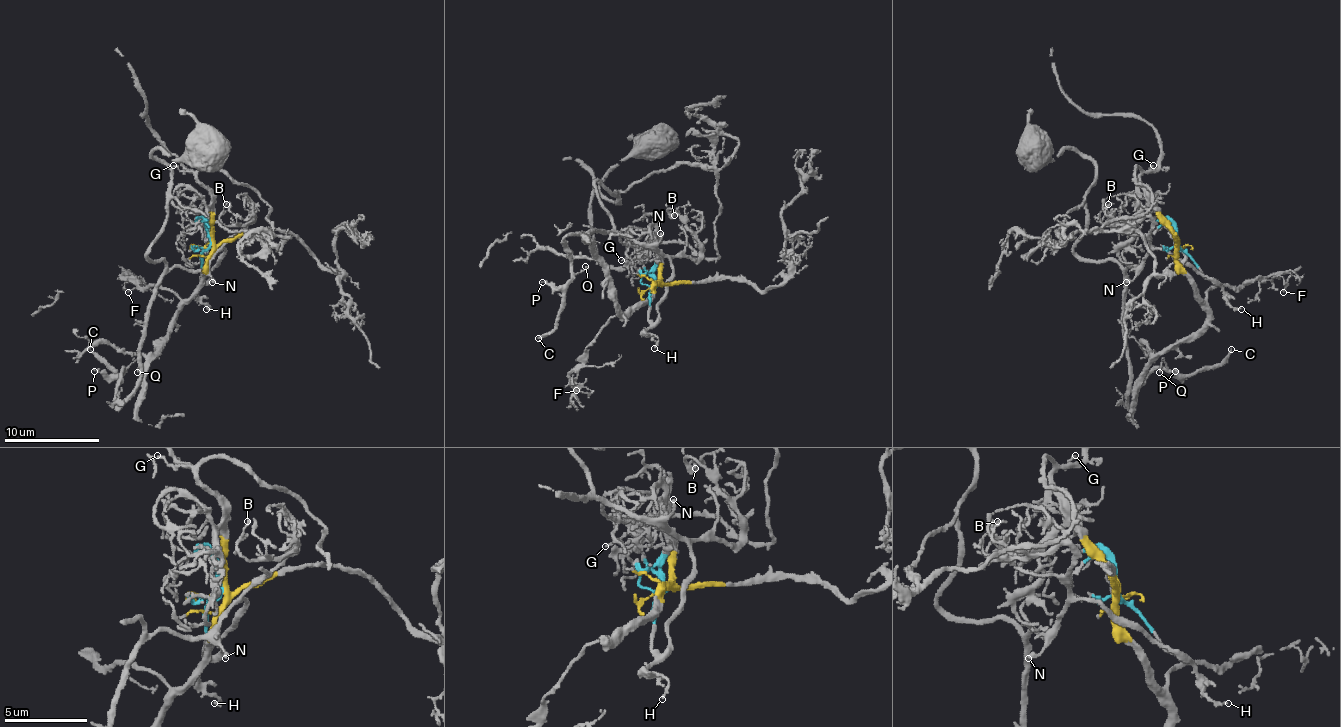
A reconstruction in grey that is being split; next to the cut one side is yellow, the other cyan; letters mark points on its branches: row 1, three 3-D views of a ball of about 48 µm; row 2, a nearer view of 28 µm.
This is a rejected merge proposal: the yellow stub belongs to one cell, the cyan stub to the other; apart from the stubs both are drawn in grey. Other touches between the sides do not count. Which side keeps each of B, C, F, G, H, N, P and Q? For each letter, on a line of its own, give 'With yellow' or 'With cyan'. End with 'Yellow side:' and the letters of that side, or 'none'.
B: With cyan
C: With cyan
F: With yellow
G: With yellow
H: With cyan
N: With cyan
P: With cyan
Q: With cyan
Yellow side: F, G

